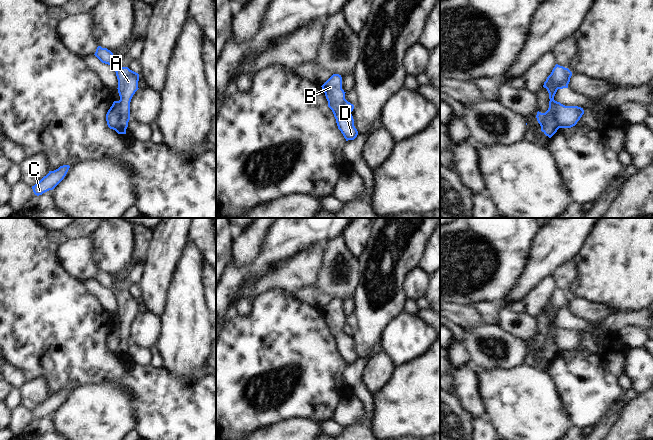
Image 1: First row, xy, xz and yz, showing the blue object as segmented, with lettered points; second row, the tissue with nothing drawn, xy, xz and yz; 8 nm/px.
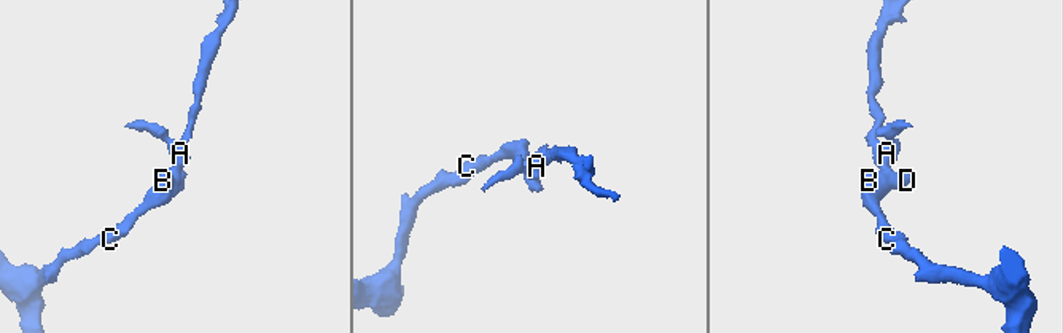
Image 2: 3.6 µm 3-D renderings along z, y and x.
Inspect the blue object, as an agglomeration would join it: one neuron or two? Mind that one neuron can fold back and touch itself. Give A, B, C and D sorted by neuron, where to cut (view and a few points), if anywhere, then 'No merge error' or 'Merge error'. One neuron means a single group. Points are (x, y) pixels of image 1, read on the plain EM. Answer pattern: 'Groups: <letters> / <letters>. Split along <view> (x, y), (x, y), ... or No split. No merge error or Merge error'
Groups: A / B C D. Split along xy (118, 325), (118, 344), (113, 353). Merge error.

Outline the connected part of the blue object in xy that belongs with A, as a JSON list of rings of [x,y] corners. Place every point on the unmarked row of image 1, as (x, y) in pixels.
[[[98,270],[94,278],[102,287],[112,290],[118,303],[118,325],[119,342],[114,351],[118,358],[126,358],[128,346],[130,344],[130,326],[138,312],[139,298],[128,291],[119,291],[114,287],[114,279],[107,272]]]

